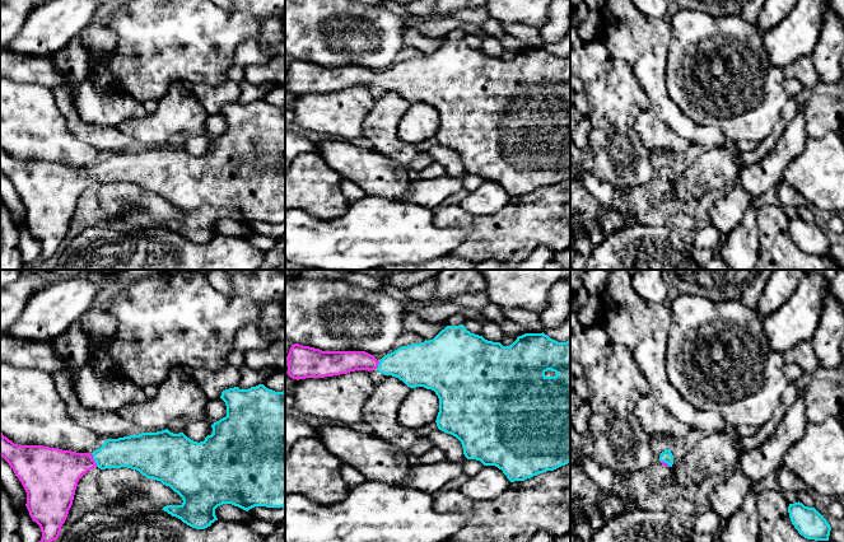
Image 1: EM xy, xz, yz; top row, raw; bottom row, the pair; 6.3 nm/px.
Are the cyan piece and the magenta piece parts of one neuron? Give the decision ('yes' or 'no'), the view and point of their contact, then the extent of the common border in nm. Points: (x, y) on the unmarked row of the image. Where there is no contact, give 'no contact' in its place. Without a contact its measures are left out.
yes | xy (93, 173) | 100 nm

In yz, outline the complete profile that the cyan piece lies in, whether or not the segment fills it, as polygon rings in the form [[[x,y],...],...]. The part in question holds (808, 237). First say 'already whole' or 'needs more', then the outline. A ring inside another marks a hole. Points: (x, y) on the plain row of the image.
already whole; [[[798,216],[789,219],[788,228],[801,251],[807,254],[829,256],[831,242],[815,223],[805,221]]]

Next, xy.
needs more; [[[264,99],[239,104],[229,103],[222,107],[225,117],[227,131],[211,140],[213,149],[204,156],[193,156],[183,148],[173,149],[168,144],[157,148],[141,148],[118,154],[107,154],[93,168],[76,168],[43,160],[14,159],[0,146],[0,170],[13,183],[27,207],[27,224],[33,237],[42,247],[41,256],[29,263],[23,263],[22,270],[34,267],[57,254],[73,220],[79,195],[94,182],[101,184],[127,182],[139,186],[146,193],[160,196],[177,207],[183,218],[167,220],[162,225],[181,234],[196,244],[205,244],[215,235],[215,224],[223,219],[232,219],[246,226],[255,221],[284,223],[285,221],[285,106],[275,107]]]

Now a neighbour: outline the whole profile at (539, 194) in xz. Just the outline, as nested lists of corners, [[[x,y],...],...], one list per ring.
[[[570,177],[524,196],[510,197],[504,209],[490,216],[472,215],[460,205],[443,204],[433,210],[433,223],[467,233],[467,239],[451,257],[465,258],[477,266],[485,261],[502,261],[516,270],[540,246],[549,246],[555,253],[570,246]]]

